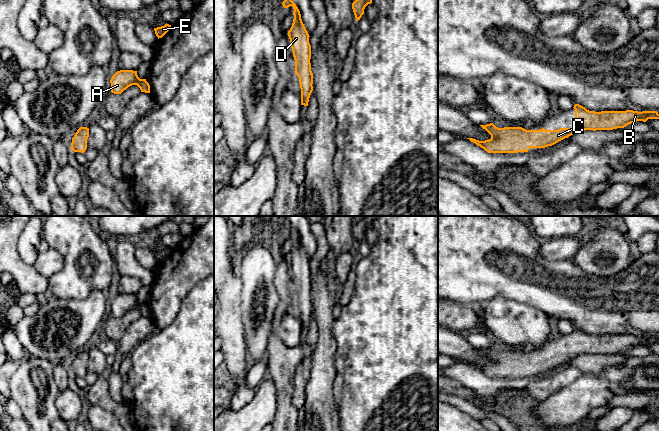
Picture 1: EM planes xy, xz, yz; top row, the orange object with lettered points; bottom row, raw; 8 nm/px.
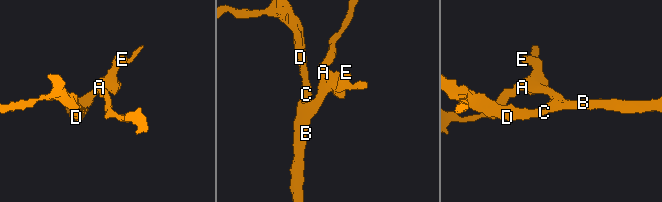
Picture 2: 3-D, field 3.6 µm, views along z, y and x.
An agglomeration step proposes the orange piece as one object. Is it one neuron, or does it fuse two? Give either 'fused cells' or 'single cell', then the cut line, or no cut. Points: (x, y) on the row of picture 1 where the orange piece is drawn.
single cell; no cut

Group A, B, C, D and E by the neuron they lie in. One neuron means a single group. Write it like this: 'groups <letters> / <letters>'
groups A B C D E

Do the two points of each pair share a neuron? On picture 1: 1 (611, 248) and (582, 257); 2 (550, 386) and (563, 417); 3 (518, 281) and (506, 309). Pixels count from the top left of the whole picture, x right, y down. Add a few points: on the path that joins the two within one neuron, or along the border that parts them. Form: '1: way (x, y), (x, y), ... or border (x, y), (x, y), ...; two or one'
1: way (604, 249), (601, 249), (593, 257), (589, 257); one
2: border (573, 381), (545, 395), (541, 399); two
3: border (489, 300), (497, 295), (504, 295), (533, 306); two

